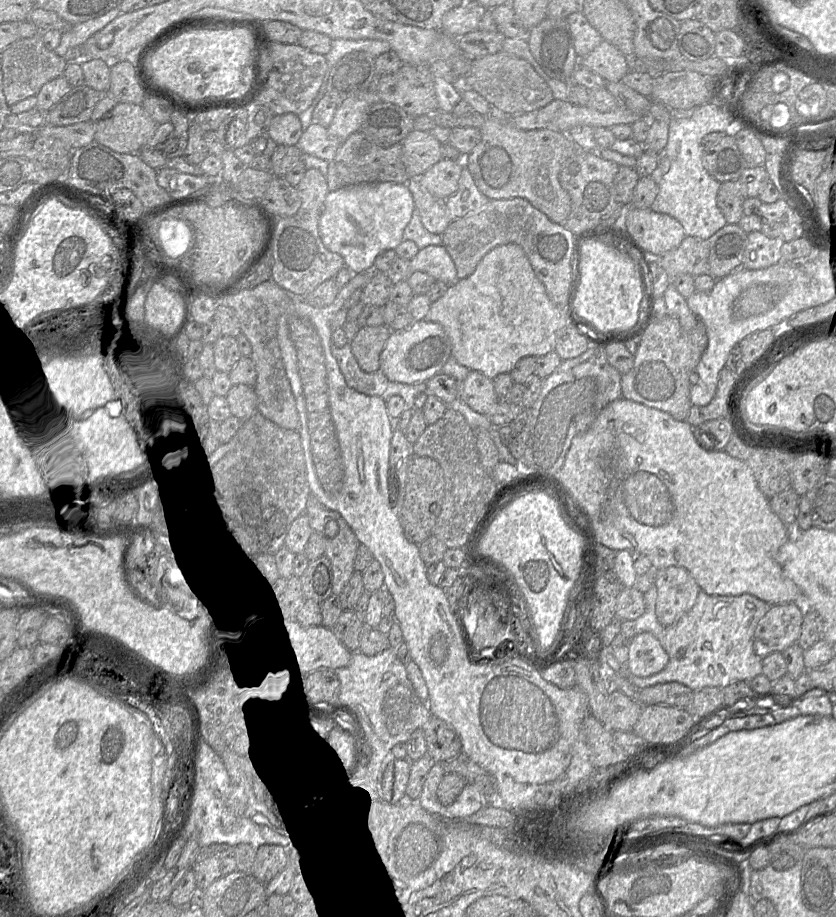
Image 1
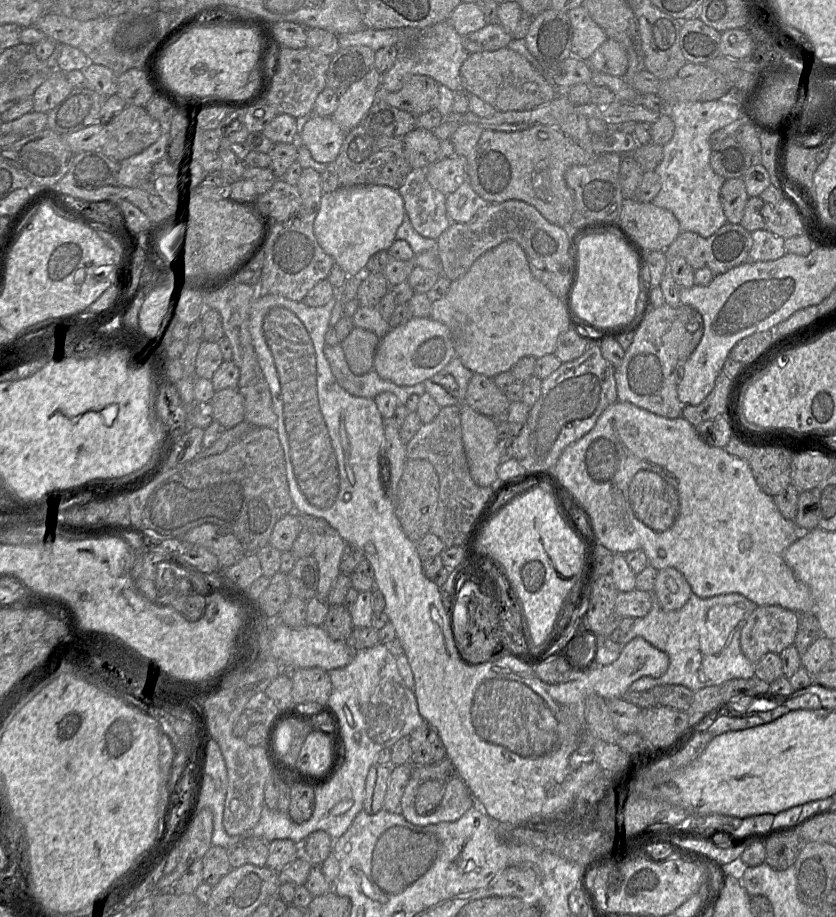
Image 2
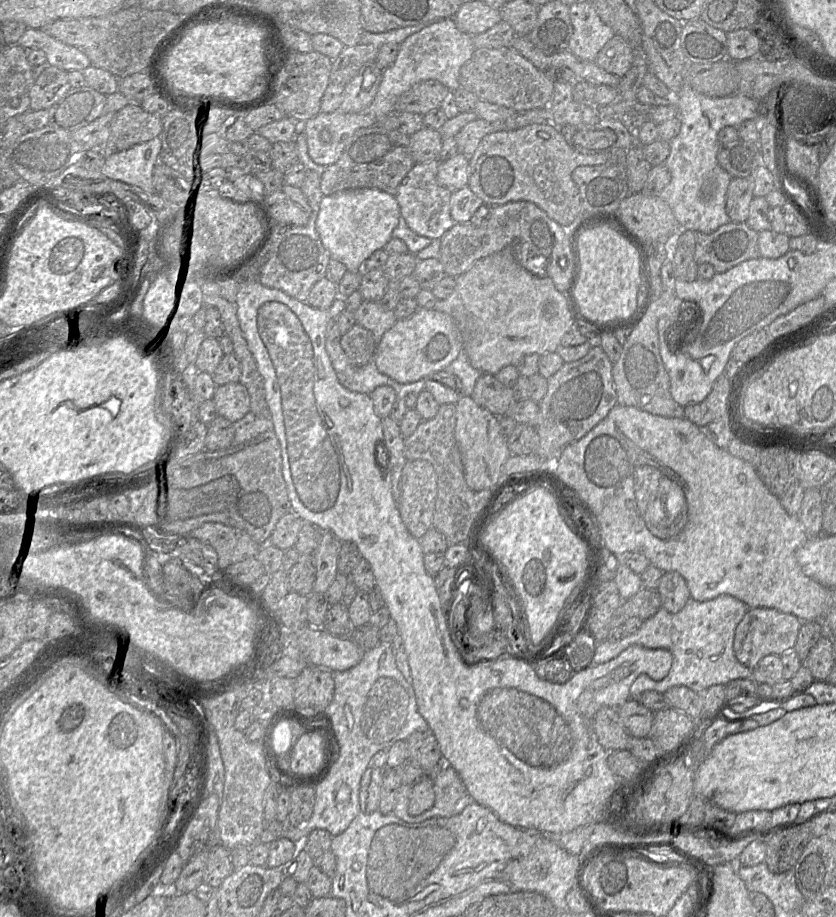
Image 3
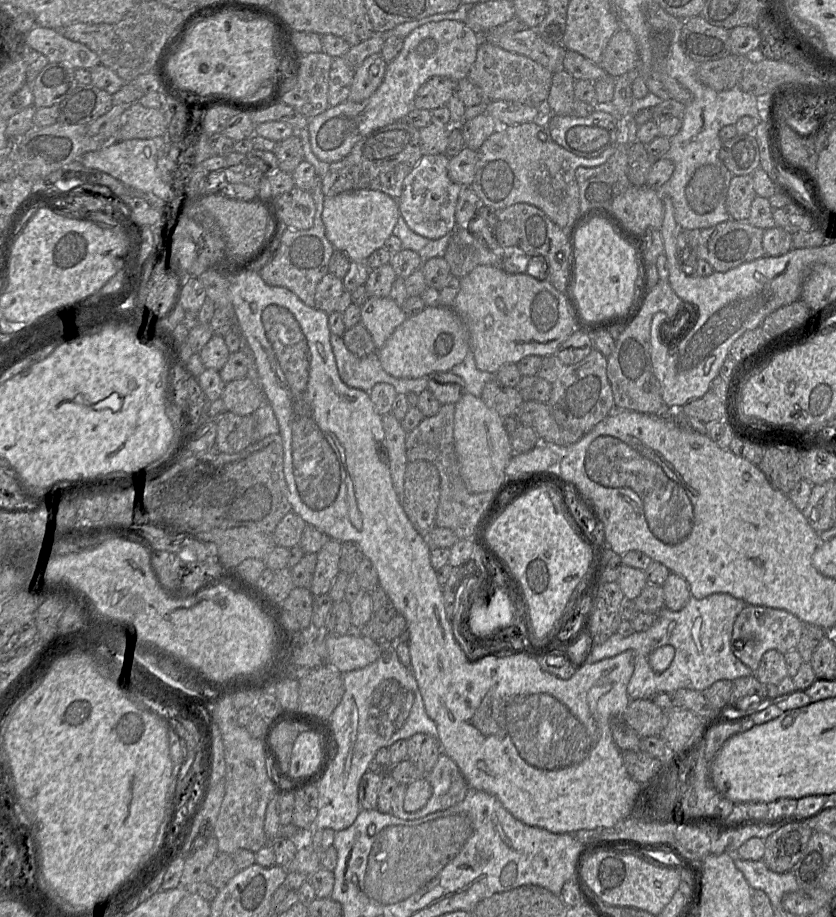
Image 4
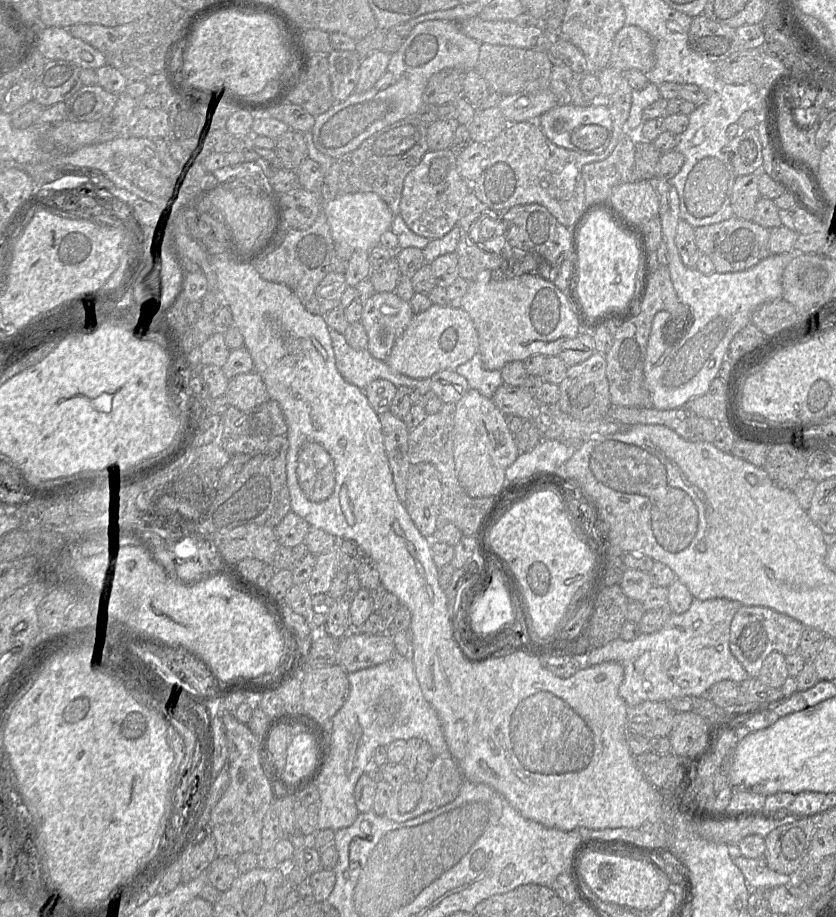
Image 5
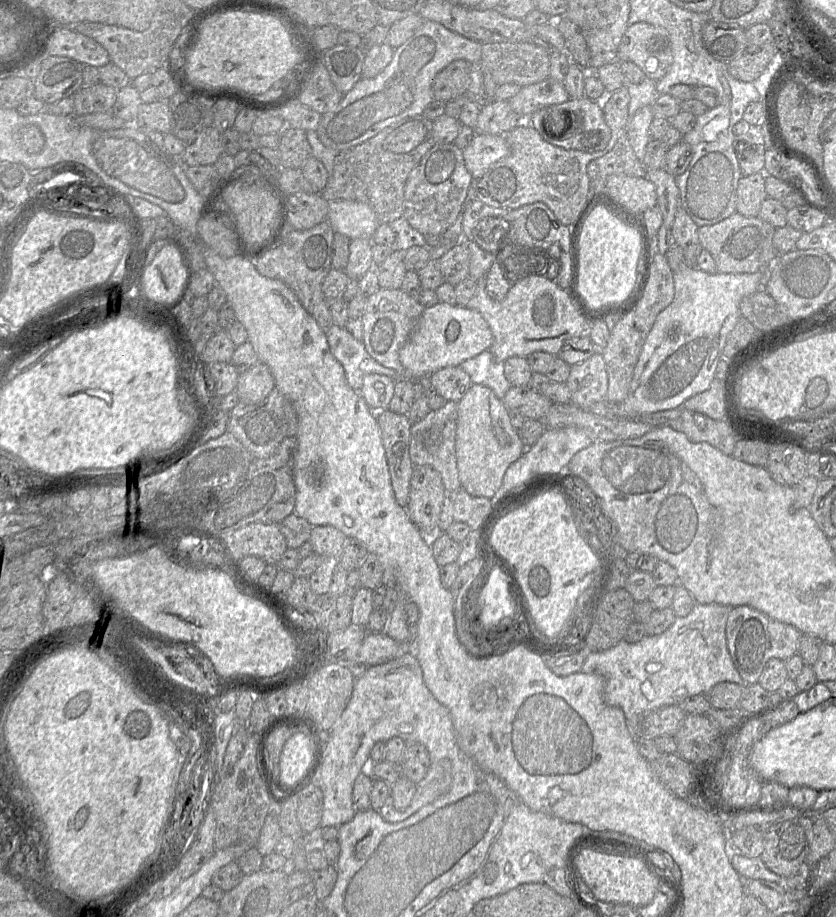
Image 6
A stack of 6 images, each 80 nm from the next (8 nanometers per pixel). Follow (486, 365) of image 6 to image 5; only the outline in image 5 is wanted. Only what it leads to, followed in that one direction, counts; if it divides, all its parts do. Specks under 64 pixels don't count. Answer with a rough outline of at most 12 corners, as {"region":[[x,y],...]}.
{"region":[[478,352],[454,371],[470,389],[491,398],[504,383],[499,370],[483,368]]}

